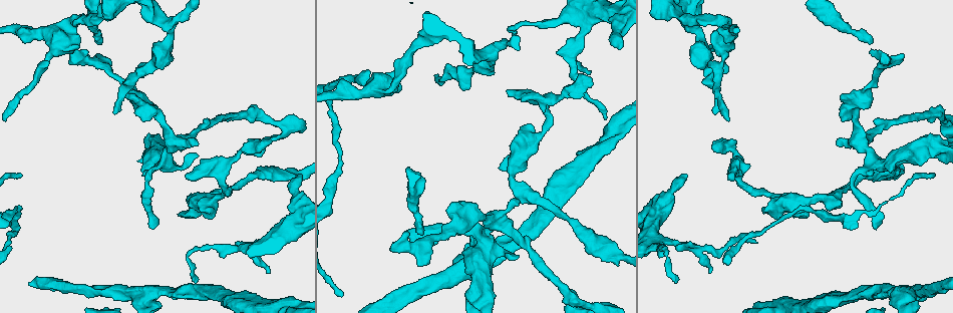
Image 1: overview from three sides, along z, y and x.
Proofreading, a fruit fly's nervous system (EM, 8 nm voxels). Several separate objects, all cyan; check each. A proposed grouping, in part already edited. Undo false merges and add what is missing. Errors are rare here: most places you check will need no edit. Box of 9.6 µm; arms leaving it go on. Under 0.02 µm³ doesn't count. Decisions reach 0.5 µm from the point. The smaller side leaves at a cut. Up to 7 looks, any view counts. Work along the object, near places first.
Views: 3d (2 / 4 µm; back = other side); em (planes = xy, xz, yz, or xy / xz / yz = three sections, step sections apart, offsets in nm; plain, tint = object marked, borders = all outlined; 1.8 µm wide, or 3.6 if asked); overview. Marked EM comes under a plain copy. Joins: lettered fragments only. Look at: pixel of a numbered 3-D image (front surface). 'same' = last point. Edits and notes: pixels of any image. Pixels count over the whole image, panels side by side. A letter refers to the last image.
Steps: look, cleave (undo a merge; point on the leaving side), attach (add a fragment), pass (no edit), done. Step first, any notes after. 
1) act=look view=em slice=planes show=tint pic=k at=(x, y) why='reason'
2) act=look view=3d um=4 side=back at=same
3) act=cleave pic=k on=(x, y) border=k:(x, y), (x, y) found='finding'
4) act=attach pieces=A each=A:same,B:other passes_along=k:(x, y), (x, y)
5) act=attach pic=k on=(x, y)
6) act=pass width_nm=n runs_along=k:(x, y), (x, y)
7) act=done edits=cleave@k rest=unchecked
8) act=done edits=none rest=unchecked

act=look view=em slice=planes show=borders pic=1 at=(558, 197) why='arms part here'

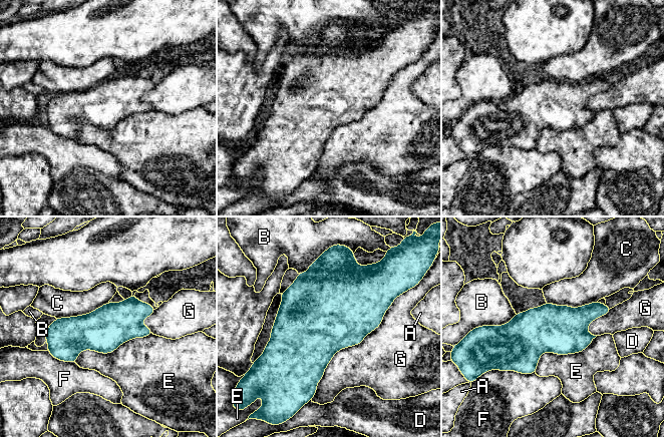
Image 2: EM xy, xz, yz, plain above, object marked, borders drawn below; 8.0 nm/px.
act=pass each=A:other,B:other,C:other,D:other,E:other,F:other,G:other border=2:(151, 333), (74, 361) found='all the same neuron'

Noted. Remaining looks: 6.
act=look view=em slice=xy step=4 show=tint pic=1 at=(151, 228) why='an open end'

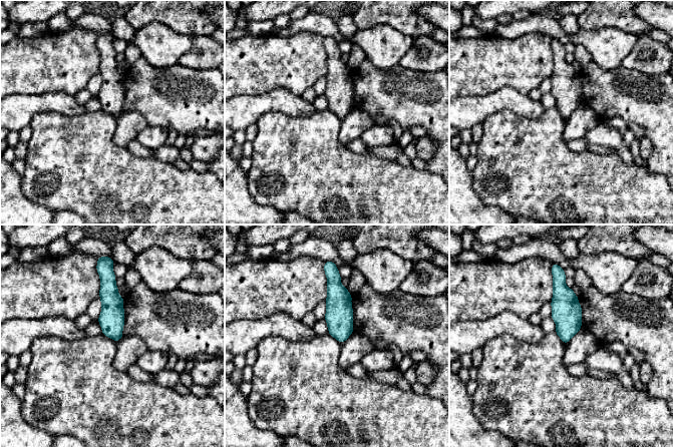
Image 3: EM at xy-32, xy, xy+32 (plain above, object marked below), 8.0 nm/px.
act=look view=em slice=planes show=borders at=same why='cut it another way'

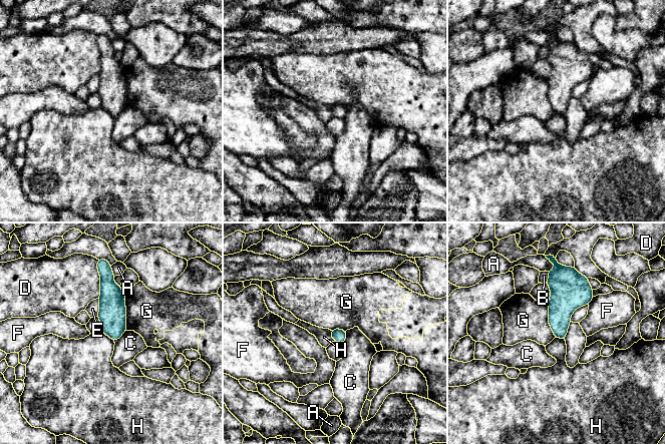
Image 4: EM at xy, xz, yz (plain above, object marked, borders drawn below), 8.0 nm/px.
act=pass each=A:other,B:other,C:other,D:other,E:other,F:other,G:other,H:other border=4:(101, 331), (113, 342) found='no lettered fragment goes on from it'

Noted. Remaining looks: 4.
act=look view=3d um=2 pic=1 at=(710, 272) why='an open end'

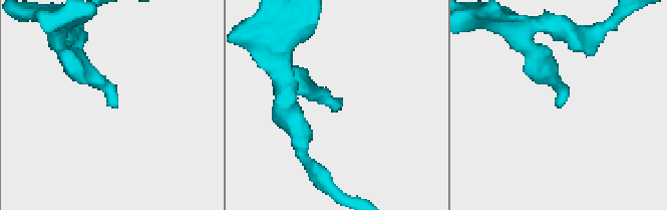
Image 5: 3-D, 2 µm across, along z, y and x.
act=look view=em um=3.6 slice=xy step=4 show=tint pic=5 at=(115, 104)

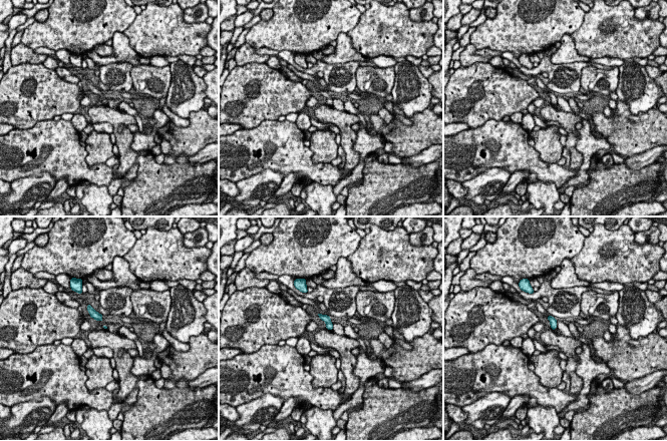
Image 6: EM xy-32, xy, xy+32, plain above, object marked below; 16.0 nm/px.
act=look view=em um=3.6 slice=xy step=4 show=borders at=same

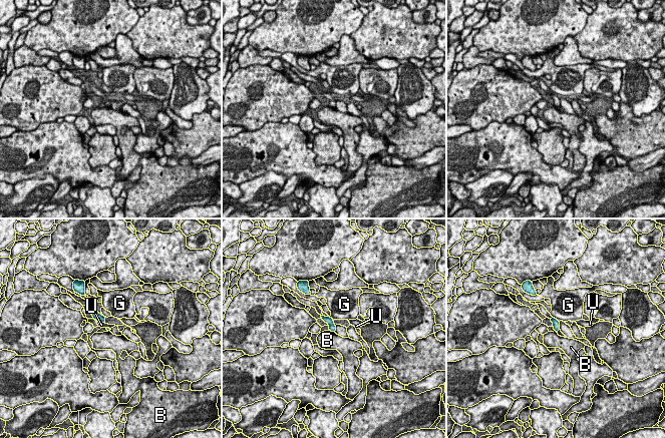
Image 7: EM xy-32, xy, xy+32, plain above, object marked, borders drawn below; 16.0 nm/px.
act=pass each=B:other,G:other,U:other border=7:(329, 330), (334, 333) found='no lettered fragment goes on from it'

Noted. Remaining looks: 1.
act=done edits=none rest=unchecked

